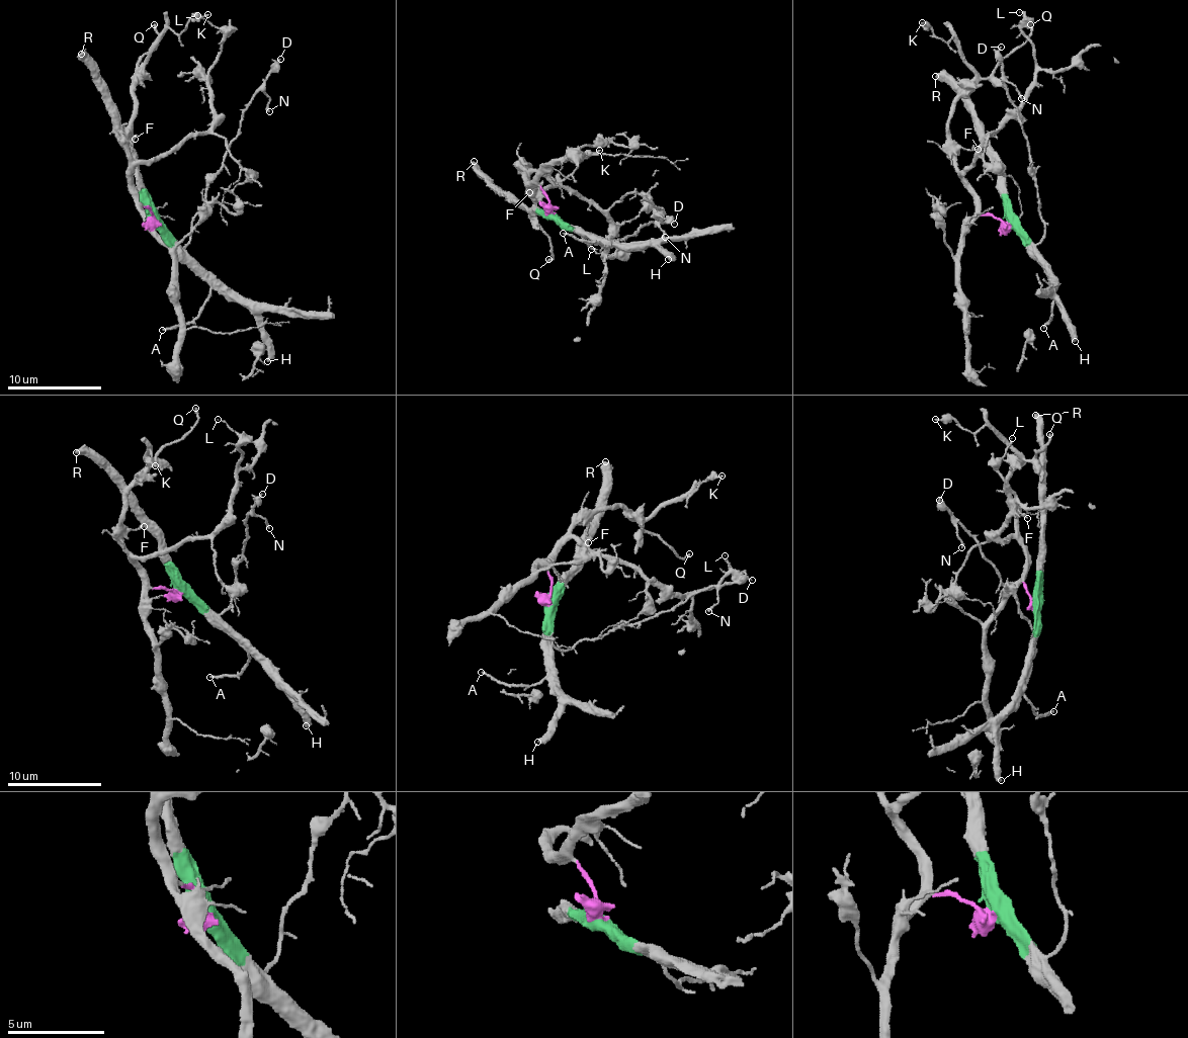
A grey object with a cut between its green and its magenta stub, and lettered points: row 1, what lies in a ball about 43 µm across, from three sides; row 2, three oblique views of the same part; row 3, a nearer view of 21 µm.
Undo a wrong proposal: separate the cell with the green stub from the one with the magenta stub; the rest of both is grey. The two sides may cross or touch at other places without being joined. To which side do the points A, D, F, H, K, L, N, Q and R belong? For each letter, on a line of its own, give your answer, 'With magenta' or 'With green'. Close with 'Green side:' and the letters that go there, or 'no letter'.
A: With green
D: With green
F: With magenta
H: With green
K: With magenta
L: With magenta
N: With green
Q: With magenta
R: With green
Green side: A, D, H, N, R

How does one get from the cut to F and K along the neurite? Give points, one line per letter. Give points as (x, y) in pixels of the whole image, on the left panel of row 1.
F: (152, 221), (152, 214), (141, 203), (132, 174), (126, 139), (132, 135), (134, 140)
K: (152, 221), (132, 174), (134, 87), (146, 60), (167, 28), (179, 34), (189, 21), (207, 15)

